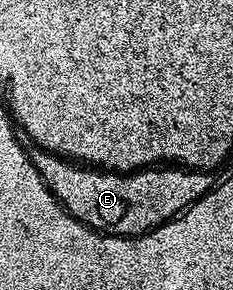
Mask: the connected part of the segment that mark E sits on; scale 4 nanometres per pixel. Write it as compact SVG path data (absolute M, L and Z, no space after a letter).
M25 135L19 136L18 142L20 147L26 150L32 167L36 167L36 171L40 171L40 179L44 179L48 191L52 191L54 198L76 220L84 222L89 229L96 229L103 235L139 237L142 233L148 233L157 225L163 225L165 221L177 217L191 203L199 201L205 193L210 192L216 184L215 178L210 178L213 176L208 175L205 169L188 169L169 163L161 163L136 169L133 172L115 172L112 169L102 169L64 159L60 155L50 153L47 149L40 148L31 137Z

